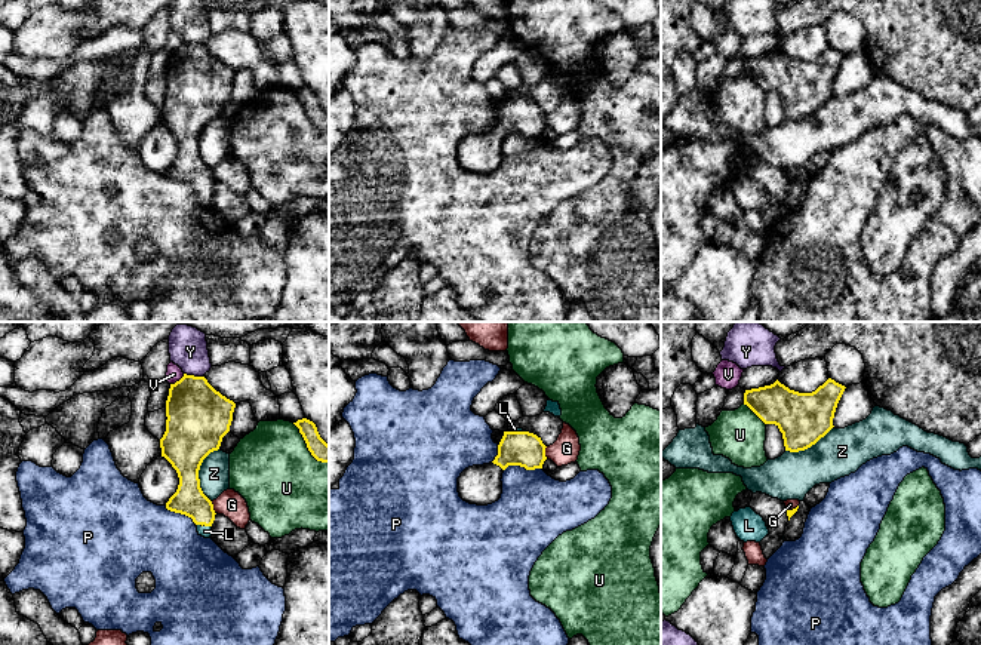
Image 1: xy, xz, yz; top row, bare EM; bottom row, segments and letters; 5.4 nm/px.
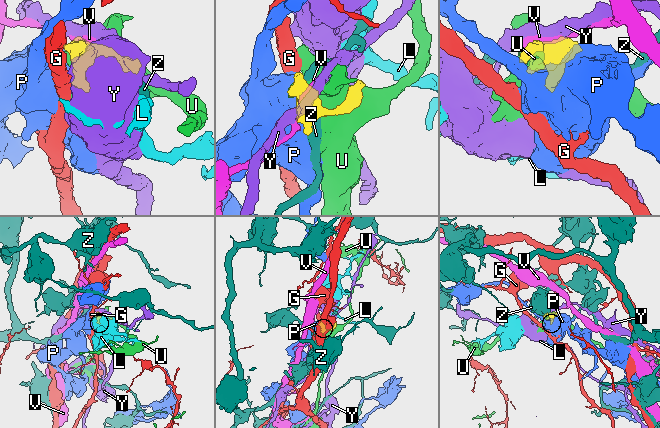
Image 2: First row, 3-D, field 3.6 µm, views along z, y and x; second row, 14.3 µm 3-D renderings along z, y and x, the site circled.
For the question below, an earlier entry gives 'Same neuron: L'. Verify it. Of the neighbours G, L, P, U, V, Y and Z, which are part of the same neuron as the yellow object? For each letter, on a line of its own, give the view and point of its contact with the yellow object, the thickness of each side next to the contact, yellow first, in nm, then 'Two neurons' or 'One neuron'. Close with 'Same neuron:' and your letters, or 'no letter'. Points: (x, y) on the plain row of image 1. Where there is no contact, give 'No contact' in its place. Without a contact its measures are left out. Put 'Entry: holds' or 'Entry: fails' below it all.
G: Touches yellow at xy (212, 175). Thickness 170 nm (yellow) against 150 nm. Two neurons
L: Touches yellow at xy (203, 192). Thickness 170 nm (yellow) against 60 nm. One neuron
P: Touches yellow at xz (522, 134). Thickness 190 nm (yellow) against 380 nm. Two neurons
U: Touches yellow at yz (755, 80). Thickness 280 nm (yellow) against 280 nm. Two neurons
V: Touches yellow at xy (177, 49). Thickness 340 nm (yellow) against 90 nm. Two neurons
Y: Touches yellow at xy (193, 43). Thickness 340 nm (yellow) against 200 nm. Two neurons
Z: Touches yellow at xy (197, 141). Thickness 320 nm (yellow) against 170 nm. Two neurons
Same neuron: L
Entry: holds

